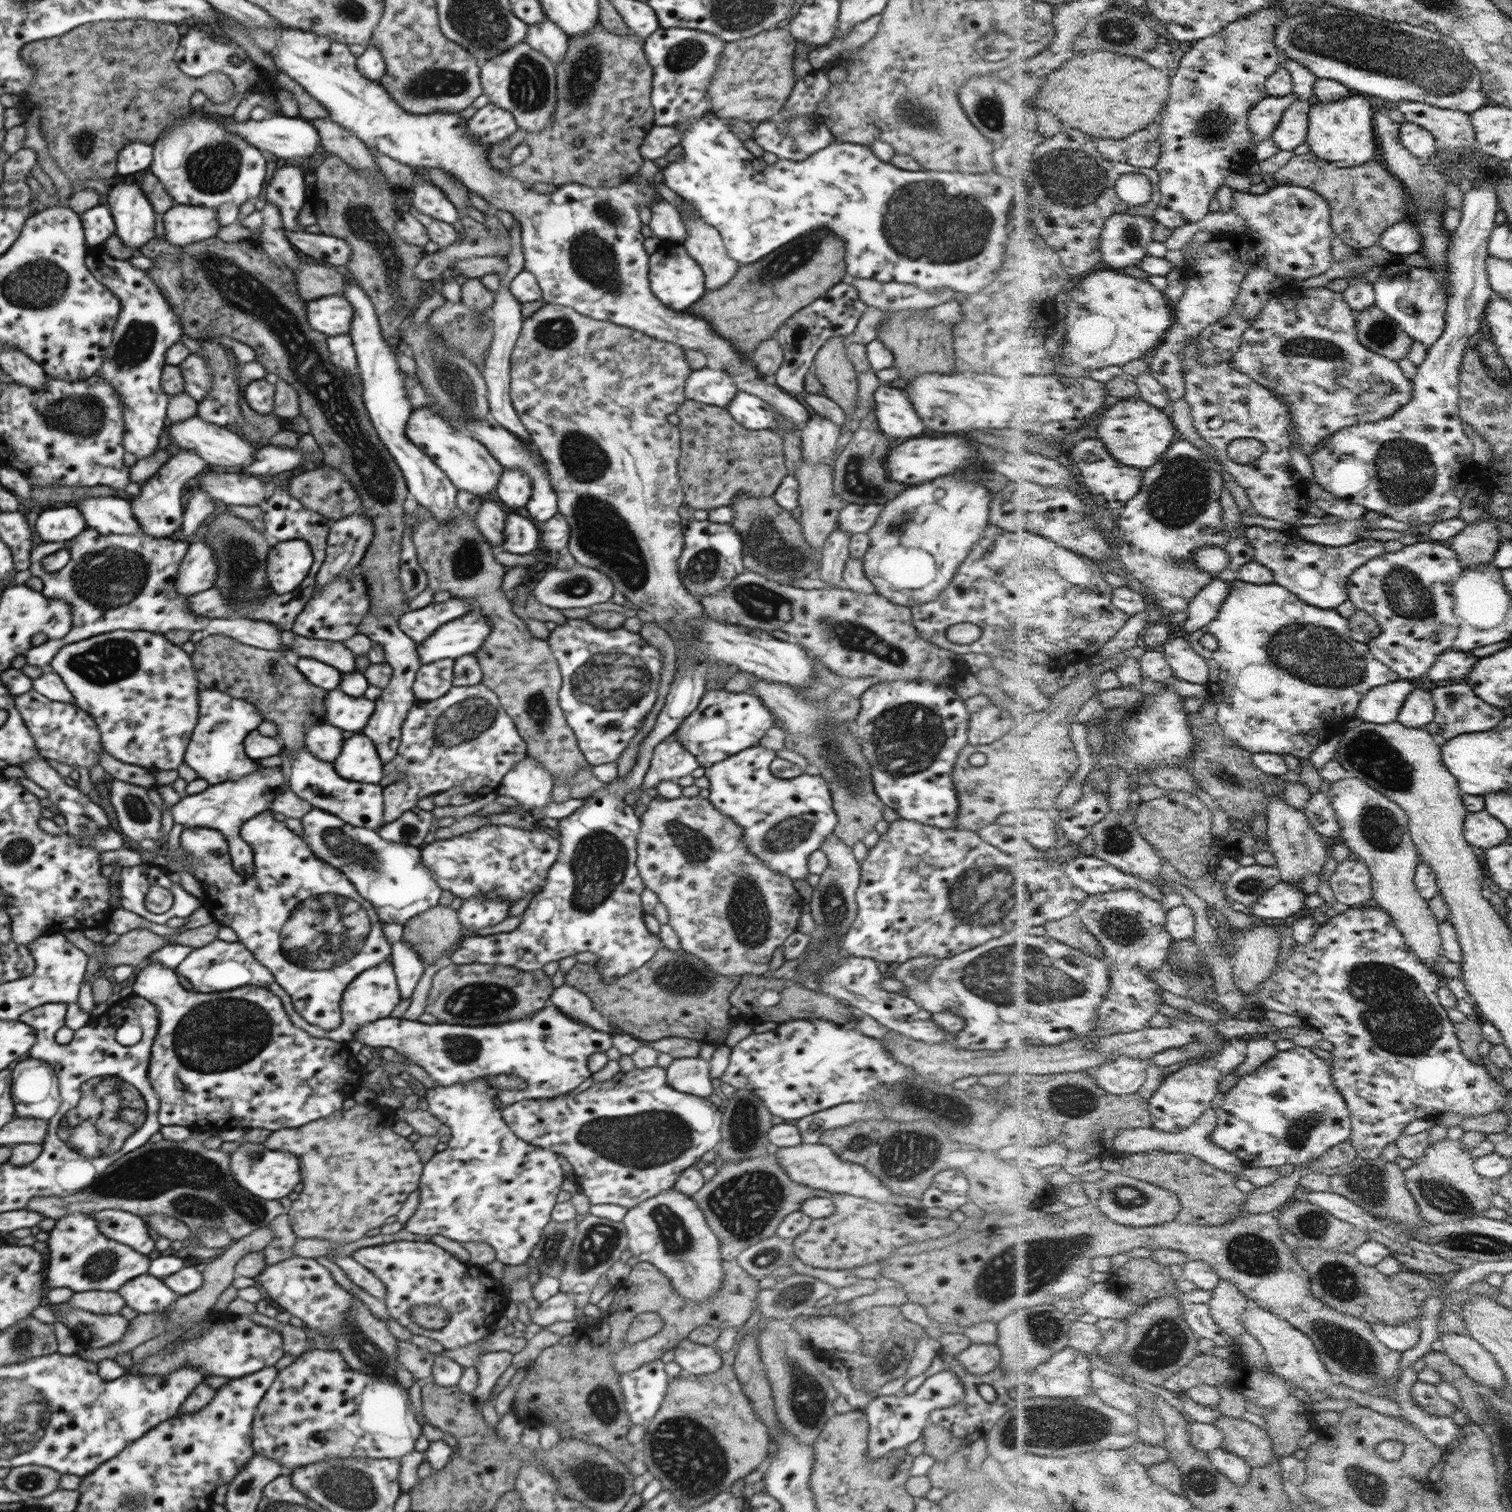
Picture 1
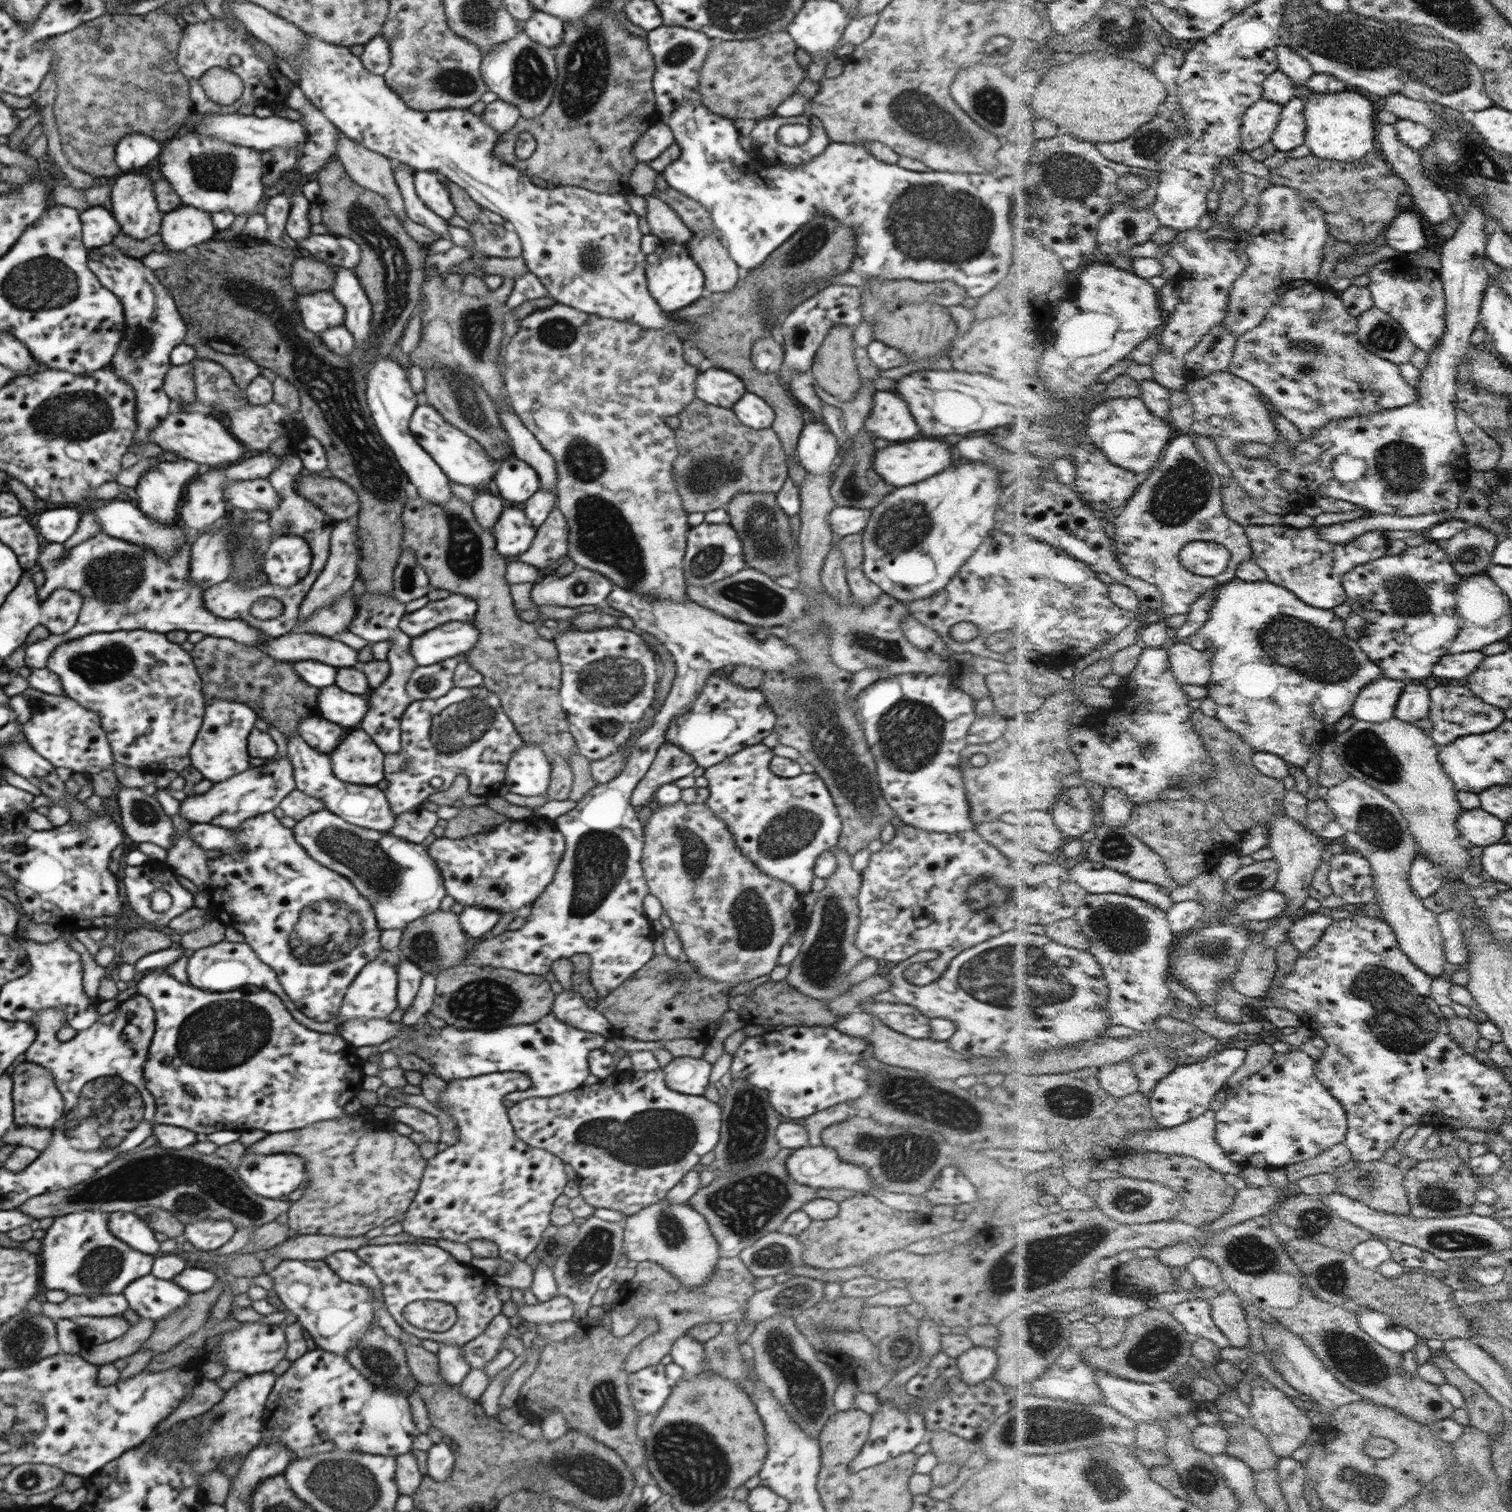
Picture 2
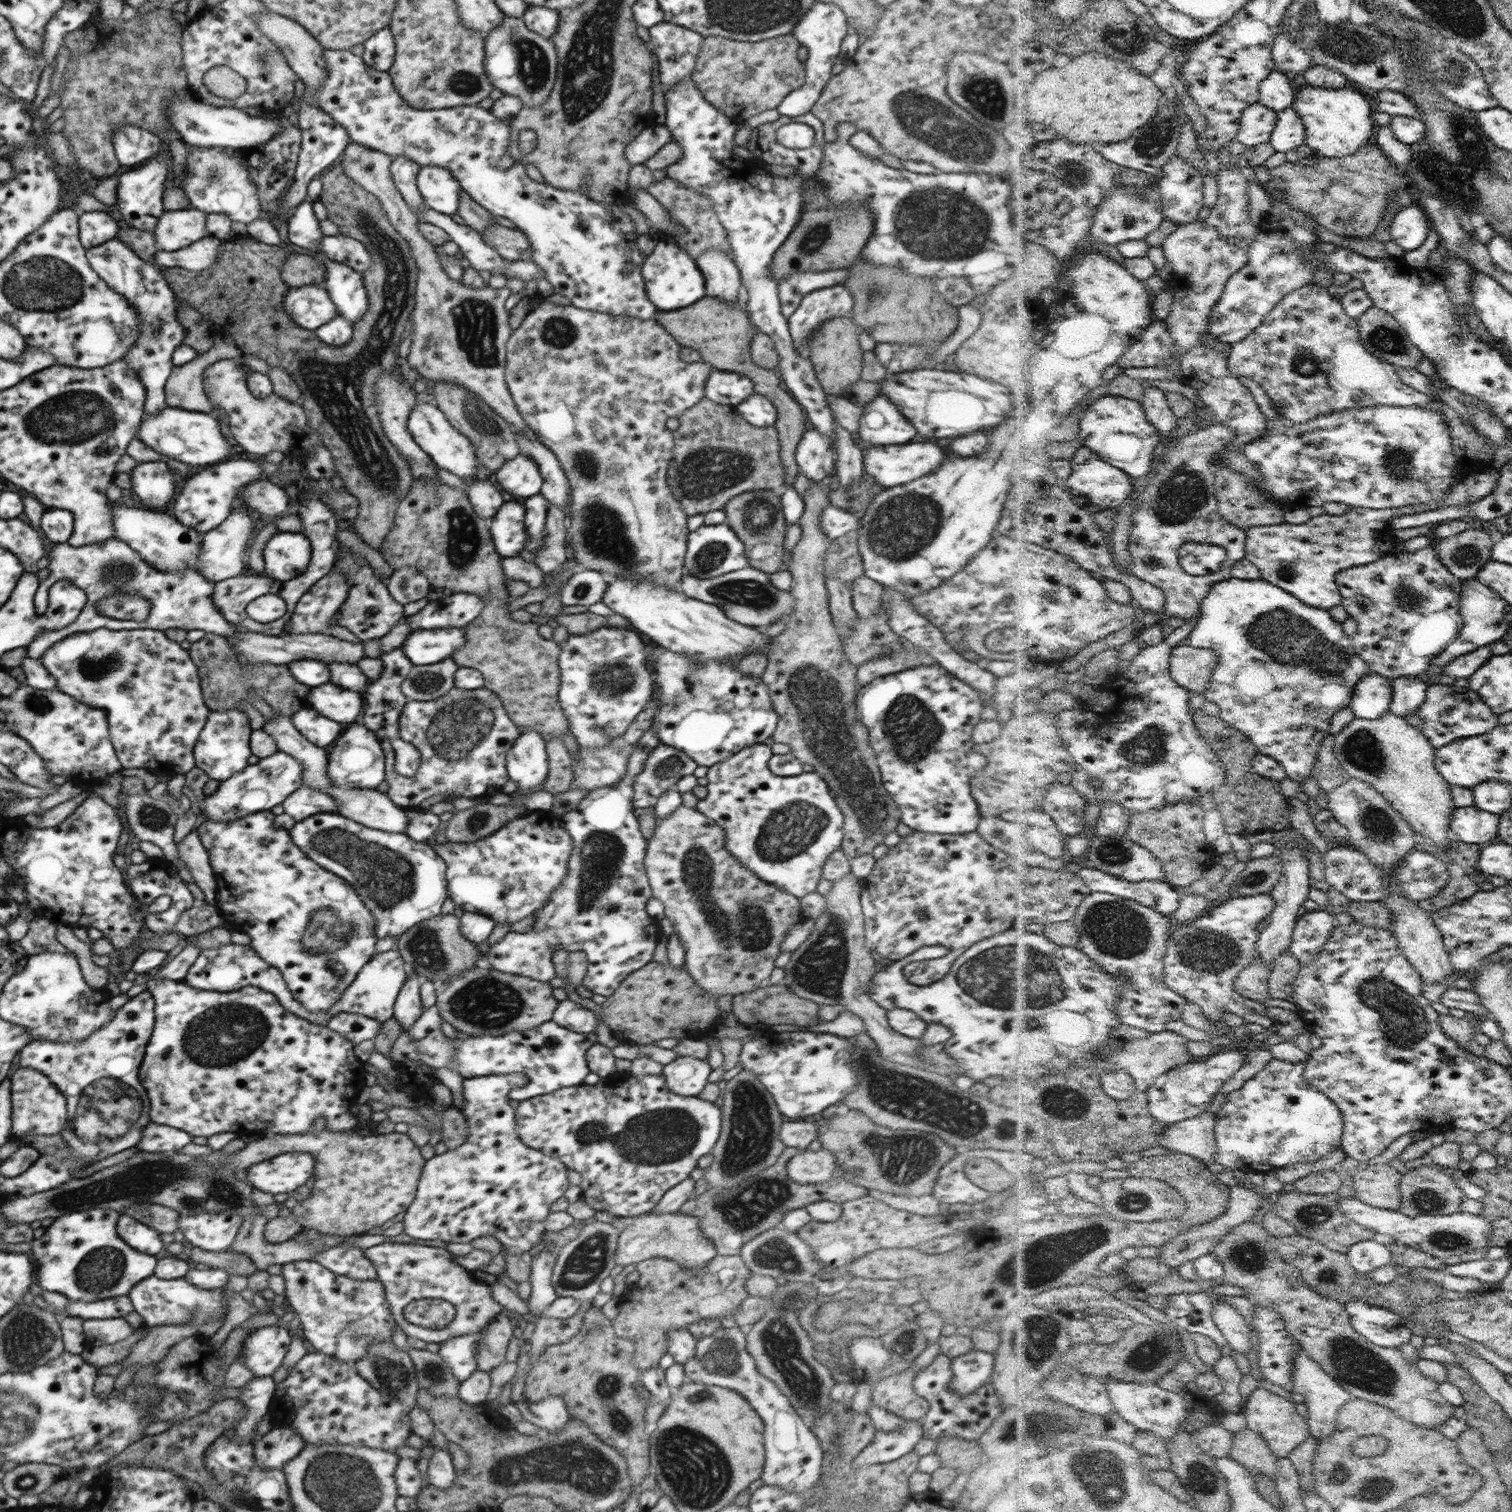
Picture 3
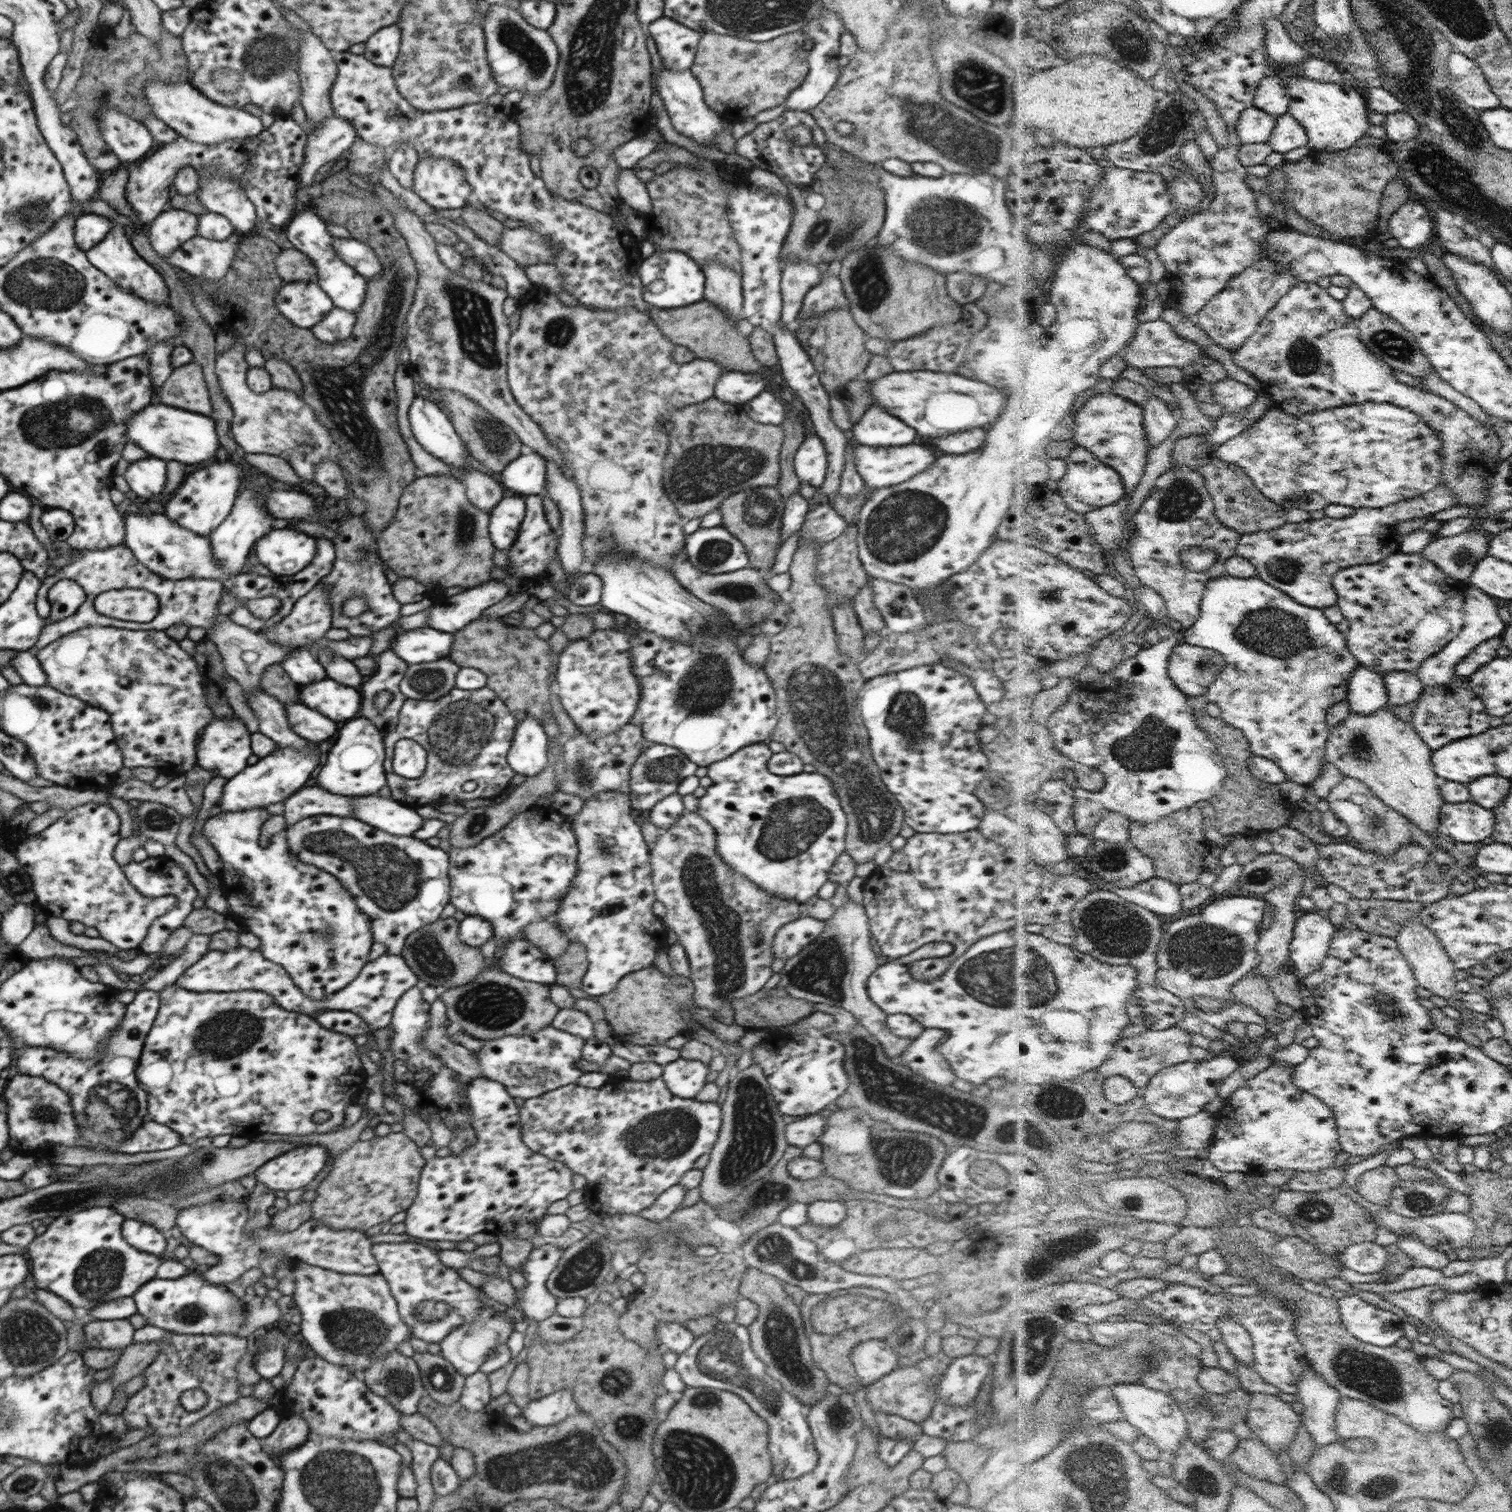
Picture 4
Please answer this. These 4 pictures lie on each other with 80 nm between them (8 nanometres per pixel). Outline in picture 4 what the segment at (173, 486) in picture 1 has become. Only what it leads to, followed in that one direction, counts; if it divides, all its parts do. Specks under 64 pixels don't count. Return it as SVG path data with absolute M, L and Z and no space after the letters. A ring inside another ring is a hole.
M144 457L128 465L124 478L138 496L148 500L158 496L166 484L166 461L156 457Z

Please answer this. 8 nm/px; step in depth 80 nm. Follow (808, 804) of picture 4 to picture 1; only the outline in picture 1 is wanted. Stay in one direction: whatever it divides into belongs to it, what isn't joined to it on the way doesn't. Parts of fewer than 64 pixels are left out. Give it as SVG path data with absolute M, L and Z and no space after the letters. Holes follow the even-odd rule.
M758 745L715 762L704 774L710 781L708 799L742 827L746 848L766 866L793 881L804 880L809 876L808 858L834 833L837 814L830 790L820 775L803 773L797 778L777 778L769 770L775 757L774 750Z

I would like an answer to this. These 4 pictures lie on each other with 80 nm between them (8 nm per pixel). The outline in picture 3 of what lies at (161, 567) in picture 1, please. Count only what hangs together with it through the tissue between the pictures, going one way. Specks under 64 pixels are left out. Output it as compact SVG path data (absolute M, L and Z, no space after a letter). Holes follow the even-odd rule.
M116 538L106 539L101 543L87 544L84 546L70 546L66 543L57 543L47 557L49 576L42 580L35 594L35 609L43 613L47 609L49 589L60 580L70 581L72 585L82 589L87 594L87 601L77 619L60 630L46 630L38 635L34 642L27 647L28 658L39 659L62 639L75 633L90 633L100 628L110 630L152 629L164 631L168 628L183 628L184 630L204 630L216 636L228 637L237 632L242 625L228 622L223 614L216 608L212 600L212 593L216 582L206 580L200 573L186 569L183 571L156 570L150 563L130 548L125 542ZM111 594L137 594L150 601L150 612L146 620L118 620L103 615L97 609L97 602Z

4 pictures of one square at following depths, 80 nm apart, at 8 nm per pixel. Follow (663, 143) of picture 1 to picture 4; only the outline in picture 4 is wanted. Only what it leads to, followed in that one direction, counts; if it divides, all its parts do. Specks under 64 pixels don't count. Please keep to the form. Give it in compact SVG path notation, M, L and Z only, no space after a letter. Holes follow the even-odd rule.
M658 129L646 133L638 133L637 137L621 144L614 153L612 158L616 159L616 164L623 169L634 169L640 159L653 153L662 133Z

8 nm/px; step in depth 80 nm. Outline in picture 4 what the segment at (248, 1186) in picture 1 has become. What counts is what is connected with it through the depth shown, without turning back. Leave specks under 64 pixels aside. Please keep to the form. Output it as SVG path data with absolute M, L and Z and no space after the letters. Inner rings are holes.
M306 1145L290 1150L253 1172L254 1178L273 1191L291 1191L306 1187L328 1160L328 1150Z

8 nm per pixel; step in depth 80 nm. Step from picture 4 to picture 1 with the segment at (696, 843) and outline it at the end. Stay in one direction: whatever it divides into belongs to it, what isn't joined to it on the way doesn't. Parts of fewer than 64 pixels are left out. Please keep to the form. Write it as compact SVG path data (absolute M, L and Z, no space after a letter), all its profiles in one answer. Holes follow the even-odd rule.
M654 793L651 794L649 801L646 803L646 811L641 817L641 829L638 830L637 834L637 859L635 865L645 886L658 895L659 902L665 904L670 918L669 926L678 935L681 949L687 953L695 954L702 962L707 964L708 970L712 973L740 978L744 975L762 975L769 970L769 962L774 950L778 946L782 946L786 938L798 929L801 910L805 904L794 885L792 885L793 880L786 875L774 872L769 866L766 866L765 862L762 862L761 858L752 854L743 841L742 827L734 822L732 817L720 812L713 805L713 802L710 802L710 799L701 798L699 795L669 799L662 798Z

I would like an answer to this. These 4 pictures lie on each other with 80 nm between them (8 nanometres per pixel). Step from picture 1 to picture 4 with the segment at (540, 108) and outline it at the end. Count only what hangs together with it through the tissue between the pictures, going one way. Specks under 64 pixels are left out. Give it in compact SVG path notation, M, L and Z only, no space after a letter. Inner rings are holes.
M490 4L484 19L486 58L499 86L527 94L540 94L551 84L559 63L559 50L547 30L526 22L520 10L505 4Z

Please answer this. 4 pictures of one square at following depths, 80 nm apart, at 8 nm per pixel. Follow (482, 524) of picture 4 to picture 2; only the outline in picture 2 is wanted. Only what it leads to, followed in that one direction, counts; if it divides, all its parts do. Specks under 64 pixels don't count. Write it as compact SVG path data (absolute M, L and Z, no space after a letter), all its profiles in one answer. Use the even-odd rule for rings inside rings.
M419 496L407 497L401 521L402 553L407 553L408 549L415 552L412 555L416 555L418 564L429 576L432 588L466 595L477 602L473 621L478 627L478 643L464 655L466 662L484 676L484 687L497 694L504 713L524 742L537 744L549 762L563 756L569 763L576 744L560 704L561 665L558 650L553 640L544 640L539 636L536 627L547 619L572 620L579 611L570 606L544 604L538 607L540 617L536 621L520 619L505 579L508 562L497 551L492 532L481 527L471 505L461 500L460 496L451 496L444 506L432 504Z

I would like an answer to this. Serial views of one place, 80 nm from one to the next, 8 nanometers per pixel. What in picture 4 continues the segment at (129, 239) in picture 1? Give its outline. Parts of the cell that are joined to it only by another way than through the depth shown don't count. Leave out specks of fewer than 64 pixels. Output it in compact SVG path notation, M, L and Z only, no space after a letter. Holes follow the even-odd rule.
M277 116L273 124L264 129L257 137L246 138L238 141L236 138L217 142L216 144L200 144L178 134L179 137L174 143L159 145L150 156L141 160L136 168L130 170L128 184L126 184L125 198L132 207L135 222L141 221L144 228L165 211L166 204L170 200L169 188L172 186L174 177L184 166L190 166L196 170L200 183L208 182L208 177L218 176L230 177L232 182L242 185L246 198L254 204L257 212L257 219L260 222L270 223L275 227L283 227L293 218L296 208L296 192L300 189L300 168L304 166L304 149L308 139L305 128L298 125L290 116Z

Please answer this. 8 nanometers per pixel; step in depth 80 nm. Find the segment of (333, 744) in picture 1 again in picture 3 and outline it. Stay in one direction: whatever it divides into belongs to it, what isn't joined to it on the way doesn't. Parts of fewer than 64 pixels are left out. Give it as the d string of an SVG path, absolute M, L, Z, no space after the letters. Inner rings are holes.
M302 709L294 713L291 722L304 738L320 748L334 743L344 729L340 723L321 716L313 709Z

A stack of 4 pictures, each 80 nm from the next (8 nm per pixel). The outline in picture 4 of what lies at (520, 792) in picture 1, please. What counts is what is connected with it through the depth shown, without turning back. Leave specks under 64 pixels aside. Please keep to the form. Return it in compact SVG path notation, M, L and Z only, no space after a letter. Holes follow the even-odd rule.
M526 716L516 722L513 735L507 761L514 773L527 779L540 775L546 768L550 745L542 724L536 718Z

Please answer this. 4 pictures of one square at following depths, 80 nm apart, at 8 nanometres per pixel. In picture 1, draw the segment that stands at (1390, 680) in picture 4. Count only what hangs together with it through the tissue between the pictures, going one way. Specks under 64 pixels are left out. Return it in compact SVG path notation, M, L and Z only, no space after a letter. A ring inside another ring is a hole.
M1416 689L1404 703L1399 722L1408 727L1424 728L1436 719L1436 700L1433 692Z

